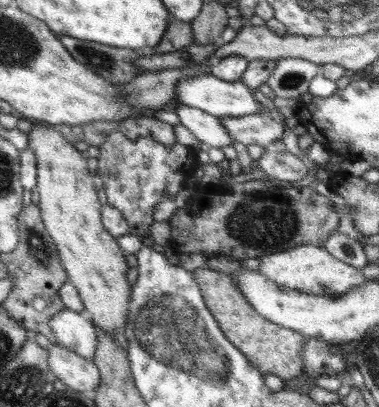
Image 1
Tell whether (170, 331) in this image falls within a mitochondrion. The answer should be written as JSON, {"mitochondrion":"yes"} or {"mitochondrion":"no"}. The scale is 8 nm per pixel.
{"mitochondrion":"yes"}

